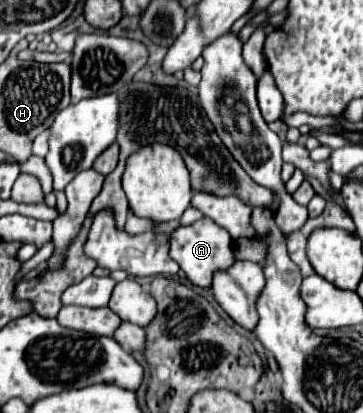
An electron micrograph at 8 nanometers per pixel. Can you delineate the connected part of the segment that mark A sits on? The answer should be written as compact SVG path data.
M201 218L189 226L179 226L177 230L171 232L171 258L187 274L191 284L199 288L211 288L213 274L231 268L235 262L233 238L225 228L217 226L213 220Z

